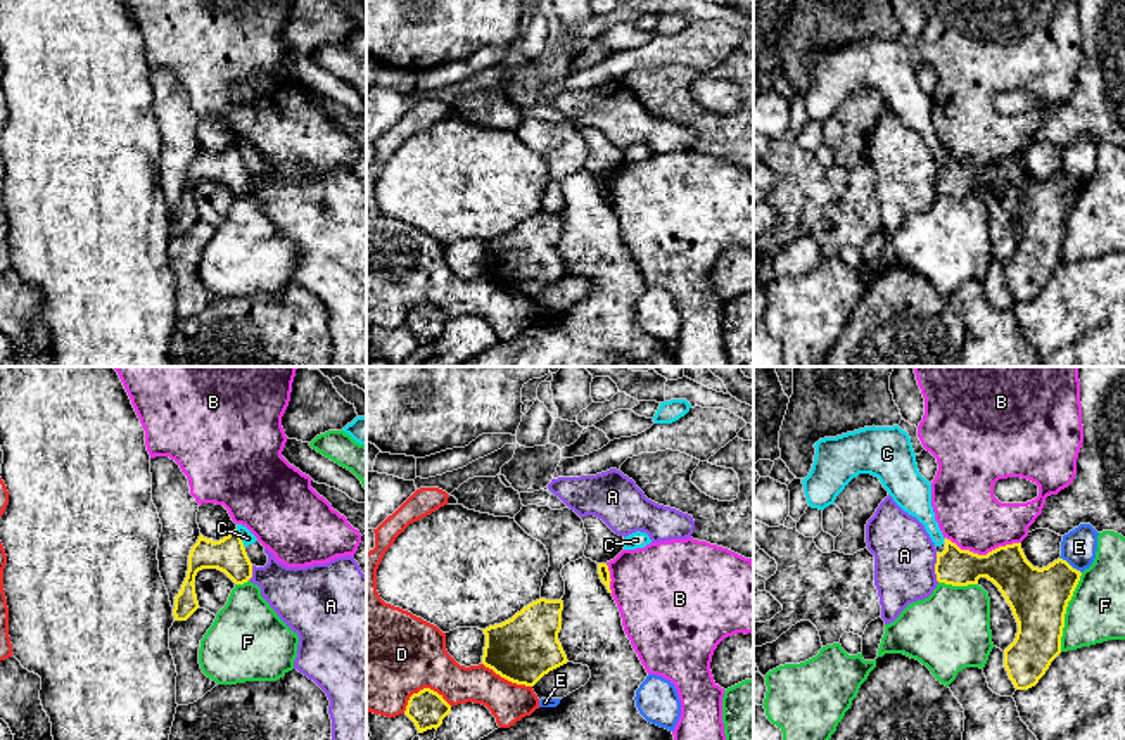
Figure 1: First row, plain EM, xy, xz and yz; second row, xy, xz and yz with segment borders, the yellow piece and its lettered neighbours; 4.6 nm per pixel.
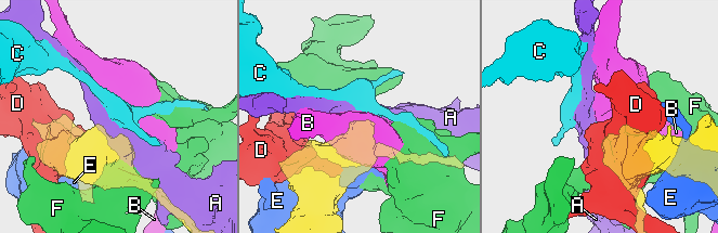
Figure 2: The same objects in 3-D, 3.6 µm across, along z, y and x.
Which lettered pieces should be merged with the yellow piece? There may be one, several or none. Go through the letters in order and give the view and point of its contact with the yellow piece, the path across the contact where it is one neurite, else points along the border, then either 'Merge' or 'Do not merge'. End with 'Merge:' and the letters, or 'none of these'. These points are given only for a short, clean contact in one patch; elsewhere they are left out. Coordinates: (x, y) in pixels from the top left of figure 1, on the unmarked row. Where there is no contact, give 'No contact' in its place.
A: Touches yellow at yz (935, 180). Do not merge
B: Touches yellow at yz (984, 168). Do not merge
C: Touches yellow at xy (241, 151). Boundary: xy (235, 142), (244, 158). Do not merge
D: Touches yellow at xz (424, 301). Do not merge
E: Touches yellow at yz (1068, 177). Do not merge
F: Touches yellow at yz (1065, 225). Do not merge
Merge: none of these

